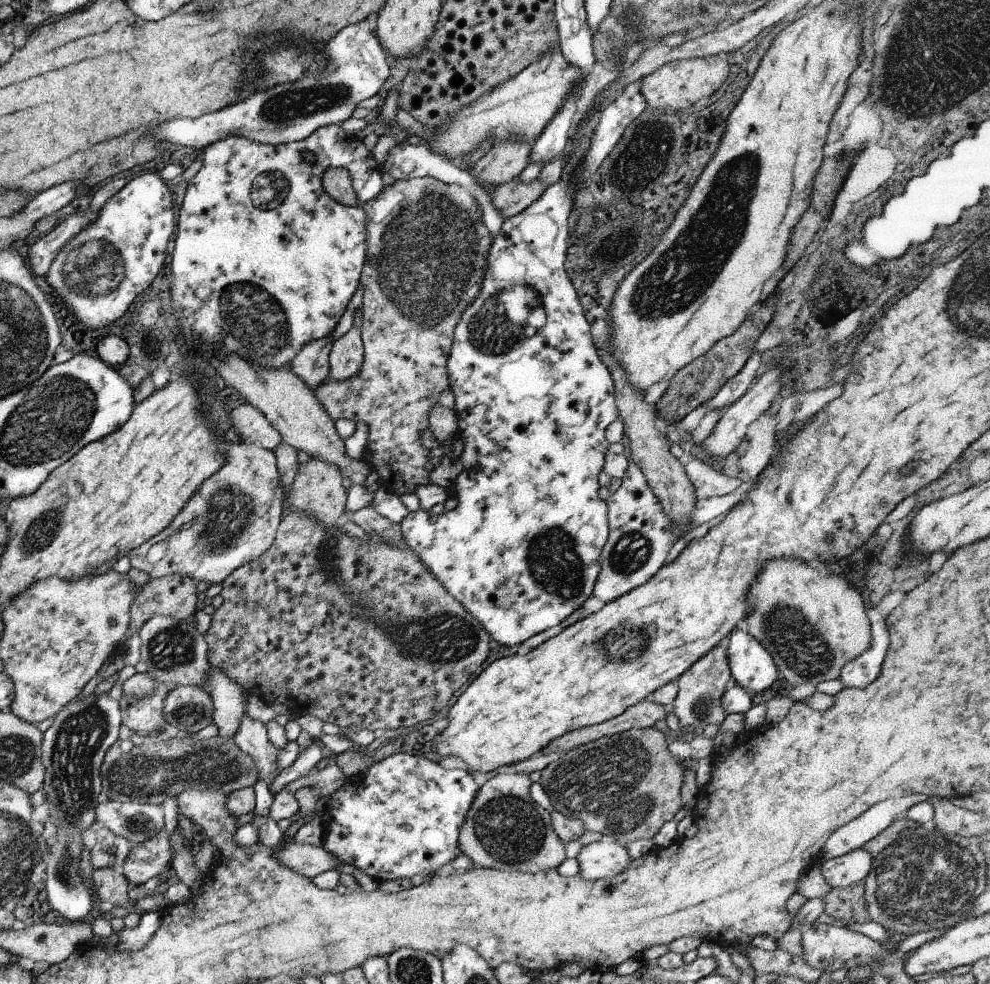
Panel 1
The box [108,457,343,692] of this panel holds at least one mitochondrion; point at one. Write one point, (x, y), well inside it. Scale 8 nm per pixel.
(230, 512)

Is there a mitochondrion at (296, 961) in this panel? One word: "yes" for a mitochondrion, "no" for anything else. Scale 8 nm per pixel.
yes

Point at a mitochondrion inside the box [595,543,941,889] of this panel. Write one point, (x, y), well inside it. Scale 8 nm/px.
(790, 634)

